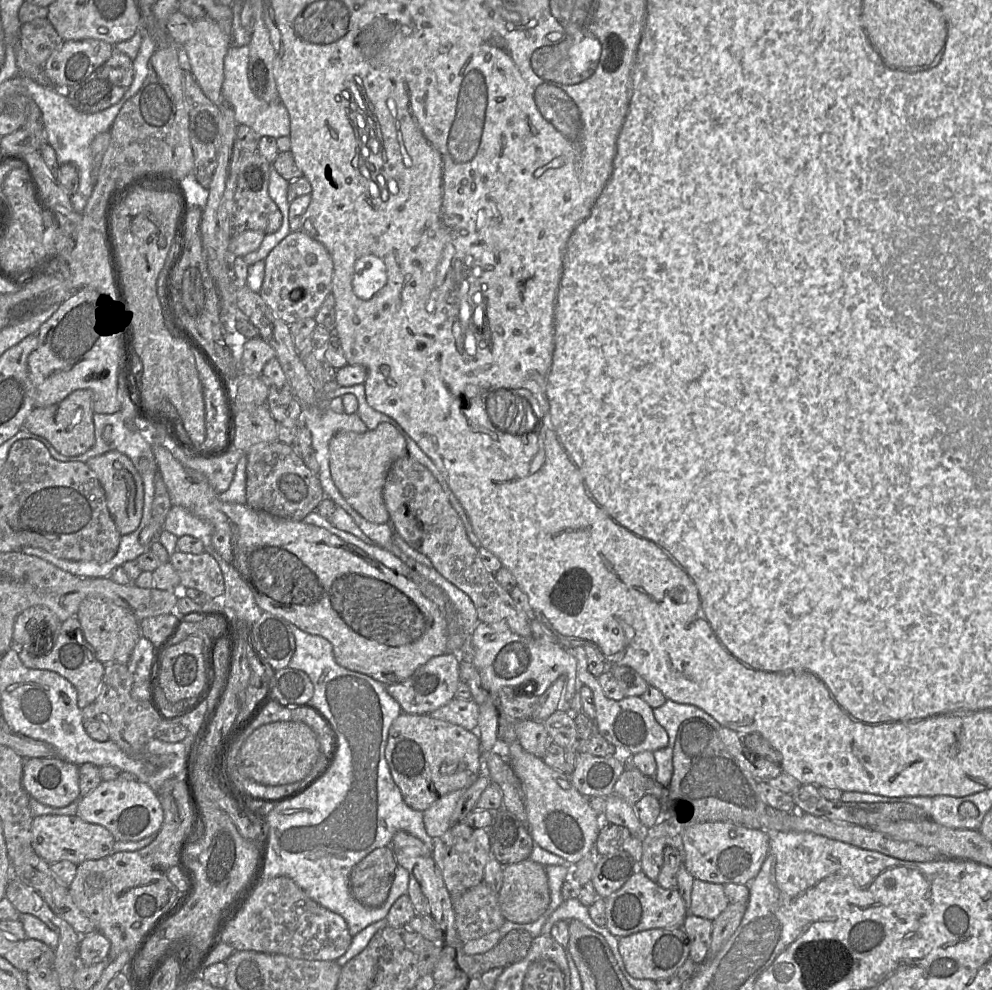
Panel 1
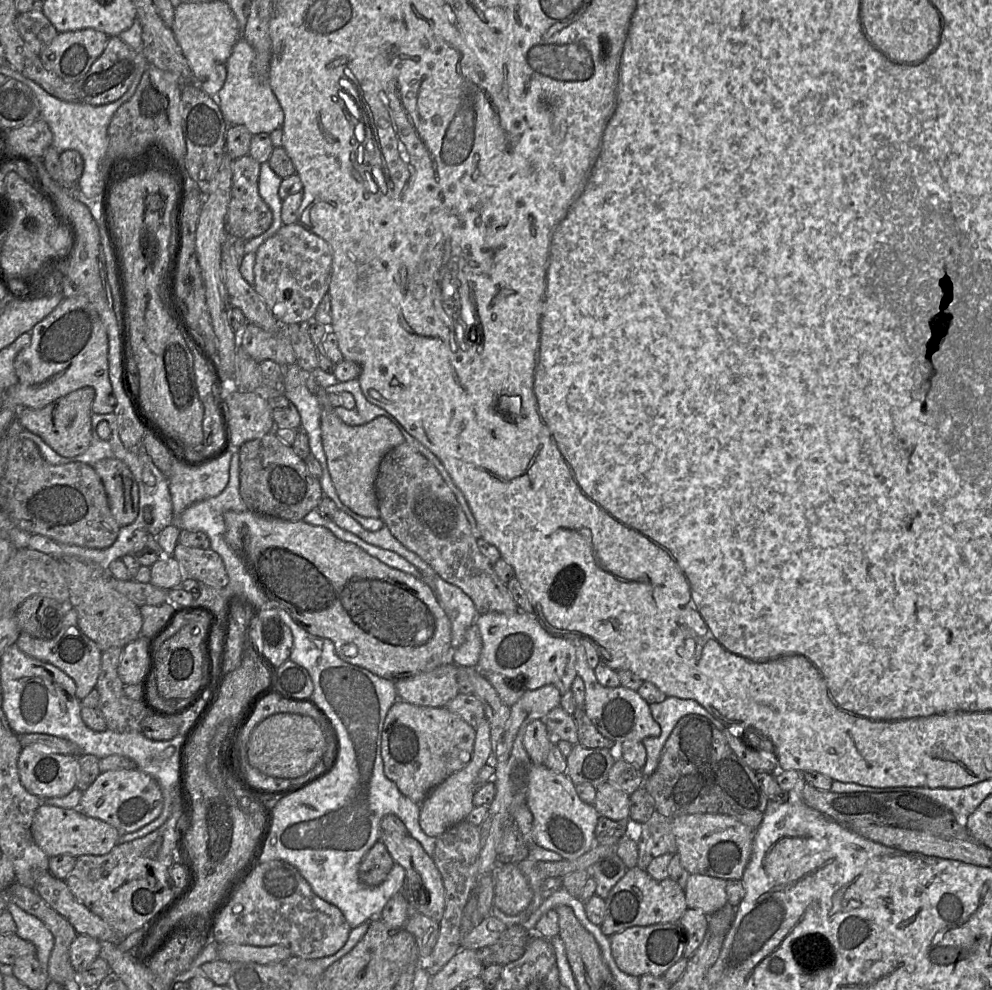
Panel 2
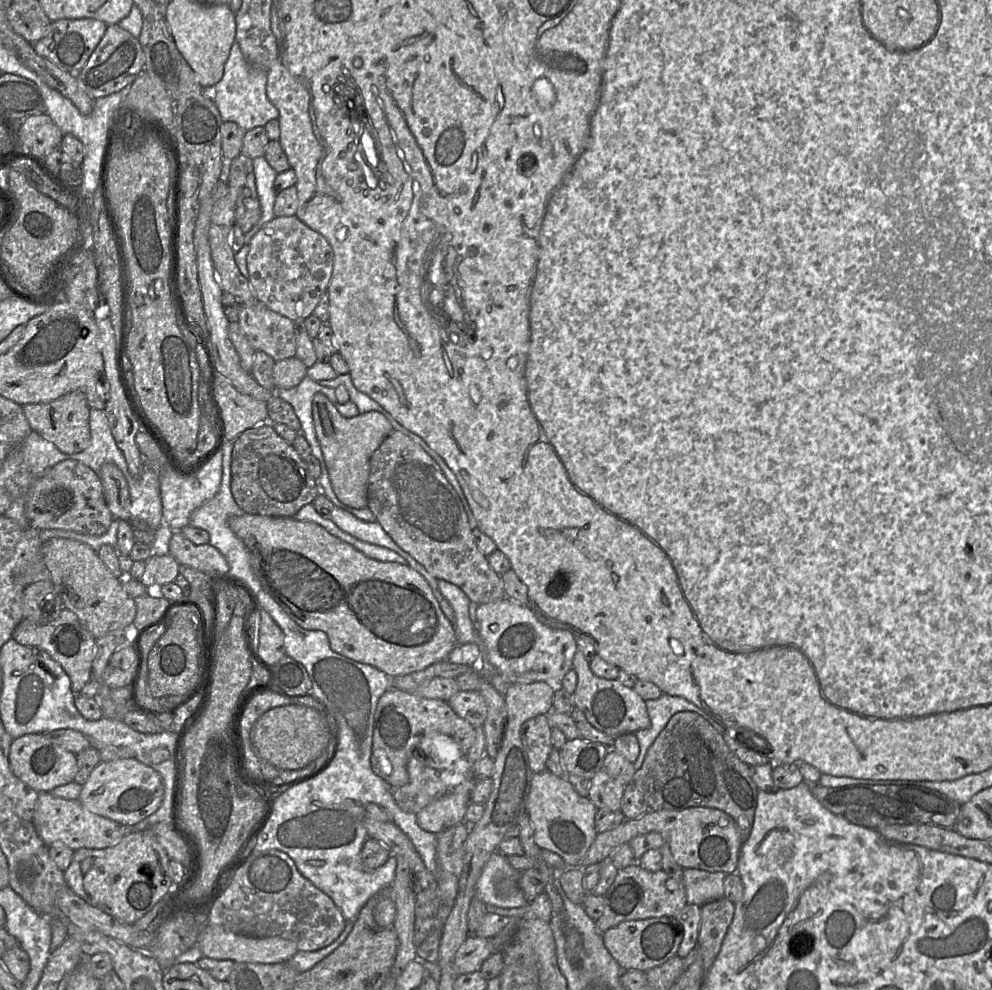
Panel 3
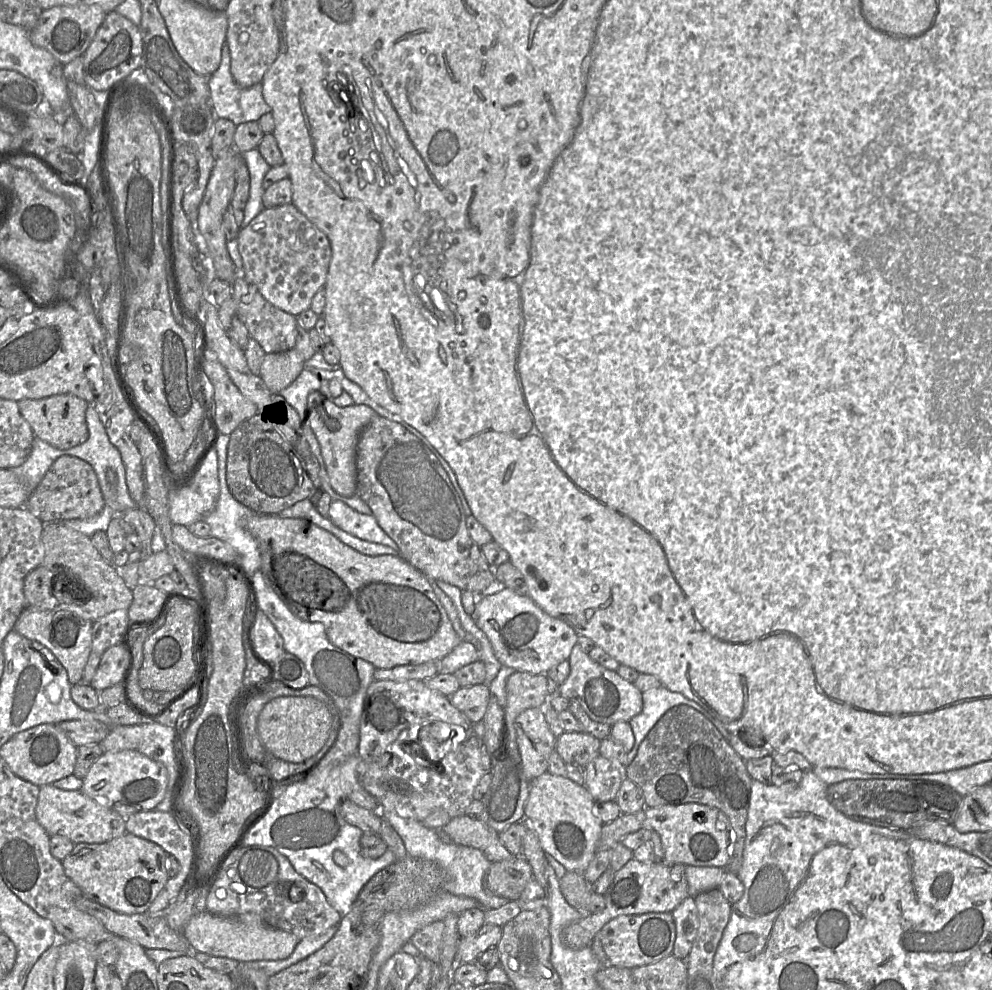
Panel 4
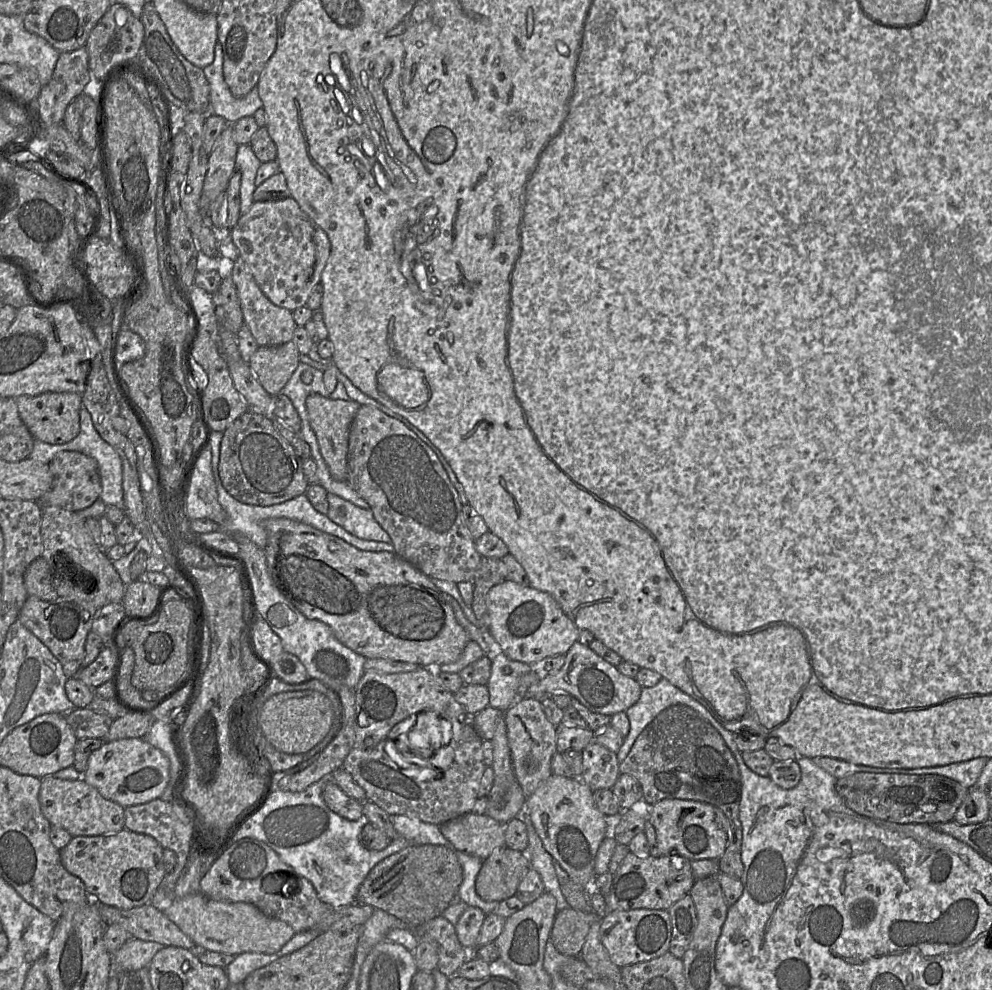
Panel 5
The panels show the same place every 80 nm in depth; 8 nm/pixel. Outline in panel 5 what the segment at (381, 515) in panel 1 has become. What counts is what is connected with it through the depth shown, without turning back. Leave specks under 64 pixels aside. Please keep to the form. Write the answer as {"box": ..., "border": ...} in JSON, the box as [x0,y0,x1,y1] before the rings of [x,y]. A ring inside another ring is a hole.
{"box":[306,394,361,481],"border":[[[311,394],[306,399],[309,423],[316,435],[323,459],[333,479],[346,481],[348,472],[348,444],[352,421],[361,404],[353,400],[331,399]]]}

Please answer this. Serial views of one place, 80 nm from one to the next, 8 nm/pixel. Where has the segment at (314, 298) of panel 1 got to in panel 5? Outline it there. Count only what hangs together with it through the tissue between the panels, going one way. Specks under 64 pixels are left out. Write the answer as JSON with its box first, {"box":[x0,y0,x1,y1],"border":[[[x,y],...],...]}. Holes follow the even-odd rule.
{"box":[229,197,330,312],"border":[[[292,197],[254,201],[229,233],[258,287],[273,304],[291,312],[306,305],[313,288],[320,283],[330,254],[330,242]]]}

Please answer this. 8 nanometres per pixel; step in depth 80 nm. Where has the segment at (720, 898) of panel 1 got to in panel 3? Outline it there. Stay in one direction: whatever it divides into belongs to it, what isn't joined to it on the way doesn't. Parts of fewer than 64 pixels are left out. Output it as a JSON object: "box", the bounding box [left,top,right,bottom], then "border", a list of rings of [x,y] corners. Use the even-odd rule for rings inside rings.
{"box":[683,868,728,906],"border":[[[684,868],[683,878],[688,904],[702,906],[724,897],[724,880],[728,874]]]}

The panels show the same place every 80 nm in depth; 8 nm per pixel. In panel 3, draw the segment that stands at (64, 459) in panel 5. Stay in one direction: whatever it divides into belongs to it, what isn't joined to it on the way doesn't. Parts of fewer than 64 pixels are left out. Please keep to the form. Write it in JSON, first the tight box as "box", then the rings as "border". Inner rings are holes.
{"box":[25,459,114,536],"border":[[[72,459],[57,463],[33,480],[26,494],[25,515],[38,530],[62,529],[93,536],[104,535],[114,519],[97,473]]]}

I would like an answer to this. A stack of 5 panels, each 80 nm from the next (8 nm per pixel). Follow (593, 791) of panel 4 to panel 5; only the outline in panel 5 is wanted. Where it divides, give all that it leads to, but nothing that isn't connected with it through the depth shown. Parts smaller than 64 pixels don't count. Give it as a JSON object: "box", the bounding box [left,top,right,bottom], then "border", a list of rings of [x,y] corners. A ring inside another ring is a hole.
{"box":[580,743,620,791],"border":[[[589,743],[581,752],[583,772],[580,779],[595,791],[612,789],[620,771],[617,754],[599,744]]]}

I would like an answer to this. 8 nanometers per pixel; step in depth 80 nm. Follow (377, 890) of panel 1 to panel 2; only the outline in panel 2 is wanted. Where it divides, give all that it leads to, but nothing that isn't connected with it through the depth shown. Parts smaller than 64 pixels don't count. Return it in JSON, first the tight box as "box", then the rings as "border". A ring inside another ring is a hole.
{"box":[358,841,394,886],"border":[[[377,841],[363,857],[358,877],[360,882],[367,886],[380,885],[389,874],[394,860],[382,841]]]}

